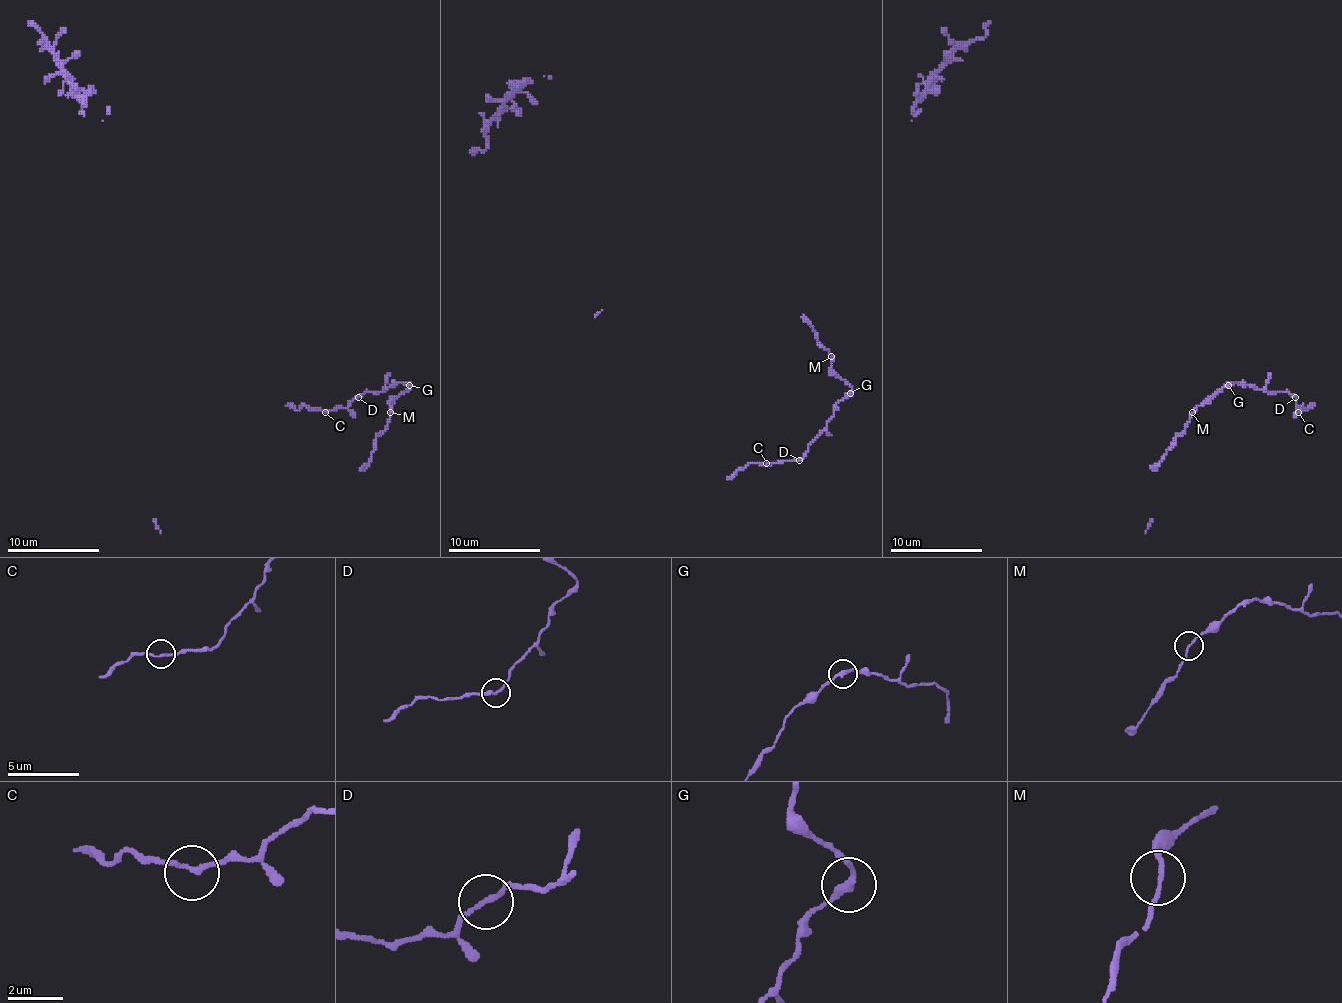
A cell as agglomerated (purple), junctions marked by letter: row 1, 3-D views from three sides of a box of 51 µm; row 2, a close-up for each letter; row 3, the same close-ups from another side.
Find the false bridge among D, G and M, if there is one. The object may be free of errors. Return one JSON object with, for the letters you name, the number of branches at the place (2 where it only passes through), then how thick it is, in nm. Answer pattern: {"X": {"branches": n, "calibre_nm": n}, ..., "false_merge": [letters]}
{"false_merge": []}

